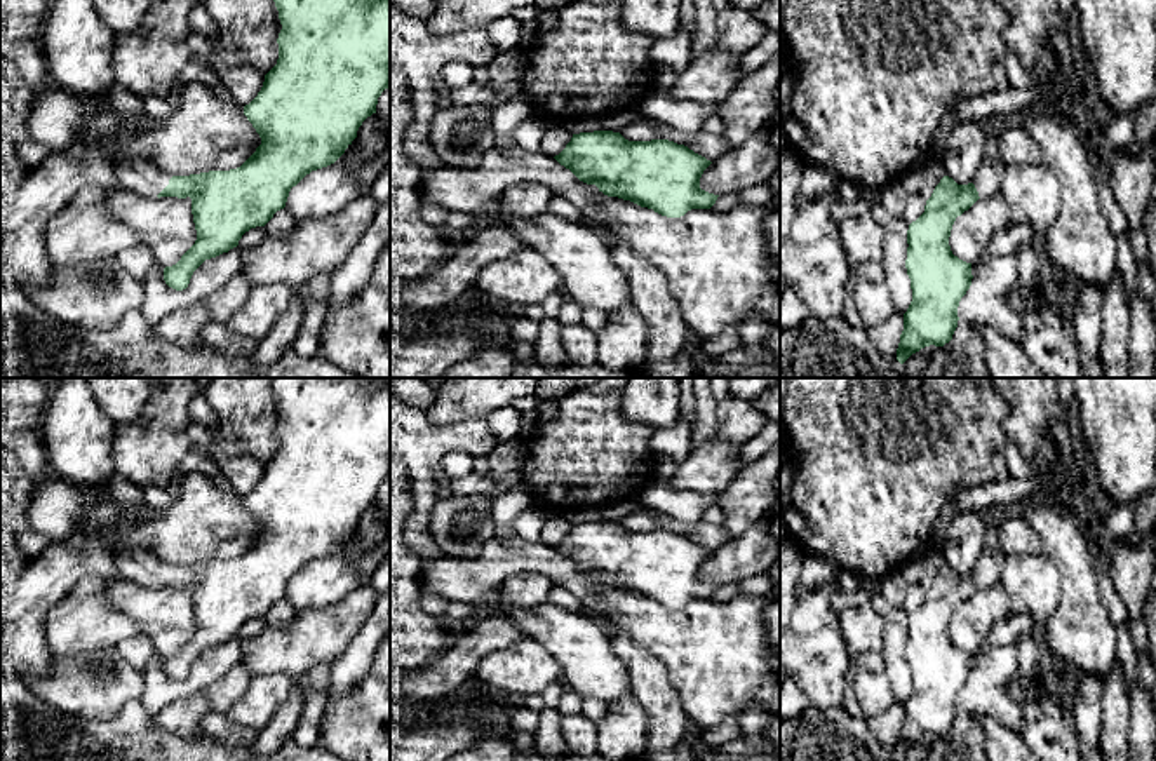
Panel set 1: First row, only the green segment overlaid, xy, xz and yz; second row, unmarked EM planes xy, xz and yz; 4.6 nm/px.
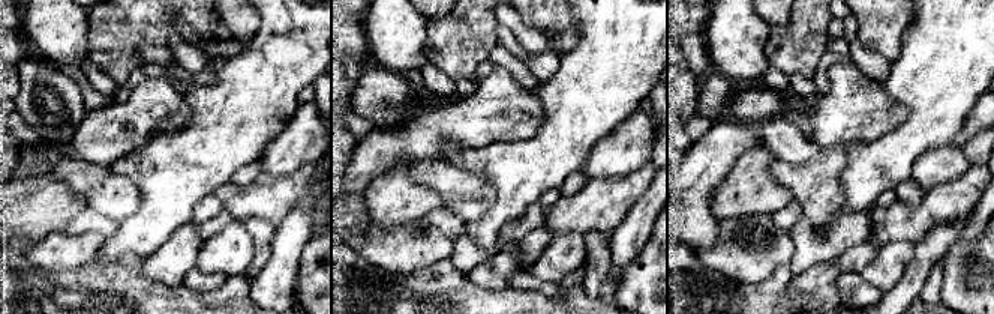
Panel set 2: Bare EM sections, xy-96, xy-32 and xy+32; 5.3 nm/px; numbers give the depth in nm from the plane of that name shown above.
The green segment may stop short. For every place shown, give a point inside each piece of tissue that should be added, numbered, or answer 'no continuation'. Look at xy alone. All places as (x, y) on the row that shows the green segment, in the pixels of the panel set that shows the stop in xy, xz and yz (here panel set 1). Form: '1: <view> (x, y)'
1: xy (136, 175)

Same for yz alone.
1: yz (987, 178)

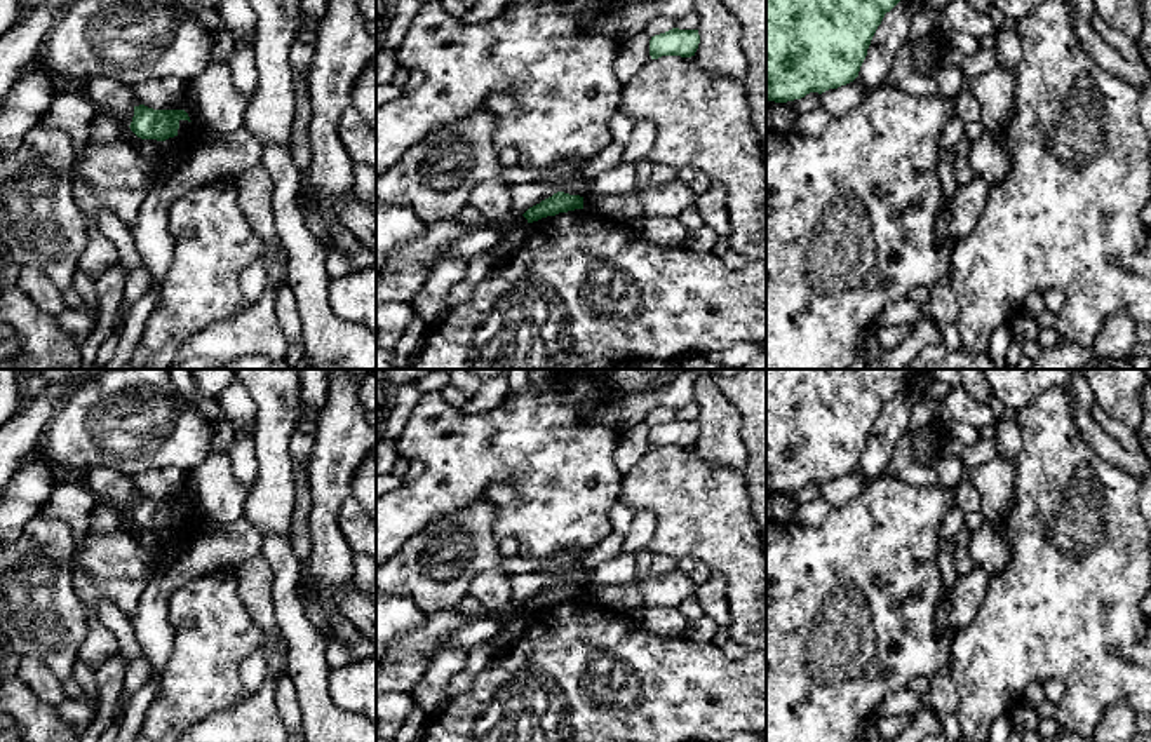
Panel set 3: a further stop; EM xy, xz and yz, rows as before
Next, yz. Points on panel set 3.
no continuation

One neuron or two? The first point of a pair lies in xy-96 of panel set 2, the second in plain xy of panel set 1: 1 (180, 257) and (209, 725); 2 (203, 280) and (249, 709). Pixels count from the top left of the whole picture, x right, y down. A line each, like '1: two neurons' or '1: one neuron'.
1: two neurons
2: two neurons

